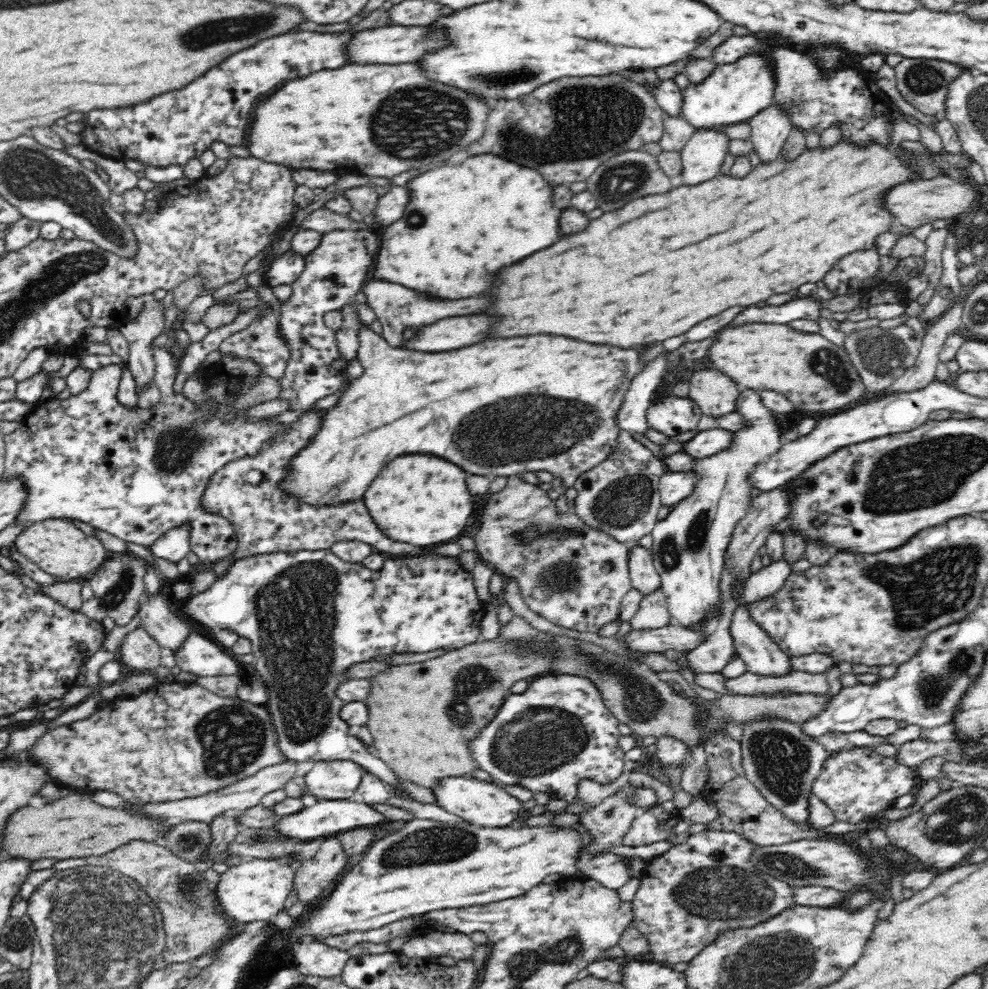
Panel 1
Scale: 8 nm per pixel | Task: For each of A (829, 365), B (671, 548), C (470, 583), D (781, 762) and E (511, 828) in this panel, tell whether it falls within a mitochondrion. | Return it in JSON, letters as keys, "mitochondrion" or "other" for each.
{"A":"mitochondrion","B":"mitochondrion","C":"other","D":"mitochondrion","E":"other"}

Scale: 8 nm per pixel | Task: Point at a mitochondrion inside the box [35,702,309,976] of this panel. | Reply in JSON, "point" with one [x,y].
{"point":[149,886]}

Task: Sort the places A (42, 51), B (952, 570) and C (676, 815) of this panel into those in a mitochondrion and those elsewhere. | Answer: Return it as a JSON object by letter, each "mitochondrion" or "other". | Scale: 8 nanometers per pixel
{"A":"other","B":"mitochondrion","C":"other"}

